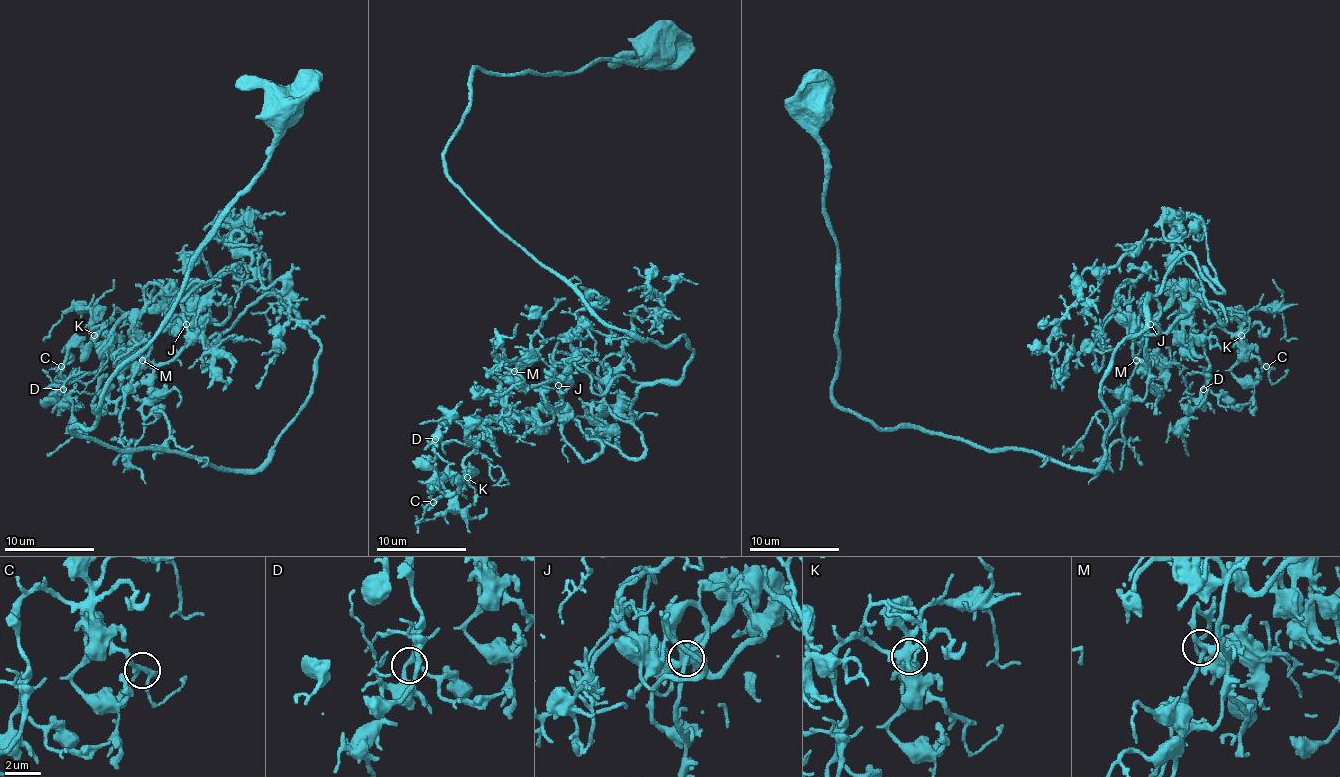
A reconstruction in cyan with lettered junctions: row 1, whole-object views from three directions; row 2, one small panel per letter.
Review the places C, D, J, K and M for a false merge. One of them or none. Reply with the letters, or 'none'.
none

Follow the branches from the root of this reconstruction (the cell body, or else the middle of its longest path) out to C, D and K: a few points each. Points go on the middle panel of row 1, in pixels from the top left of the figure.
C: (644, 53), (476, 68), (444, 165), (602, 320), (682, 335), (685, 374), (597, 394), (575, 362), (433, 502)
D: (644, 53), (476, 68), (444, 165), (685, 374), (575, 362), (435, 439)
K: (644, 53), (476, 68), (444, 165), (602, 320), (682, 335), (685, 374), (597, 394), (575, 362), (467, 477)

